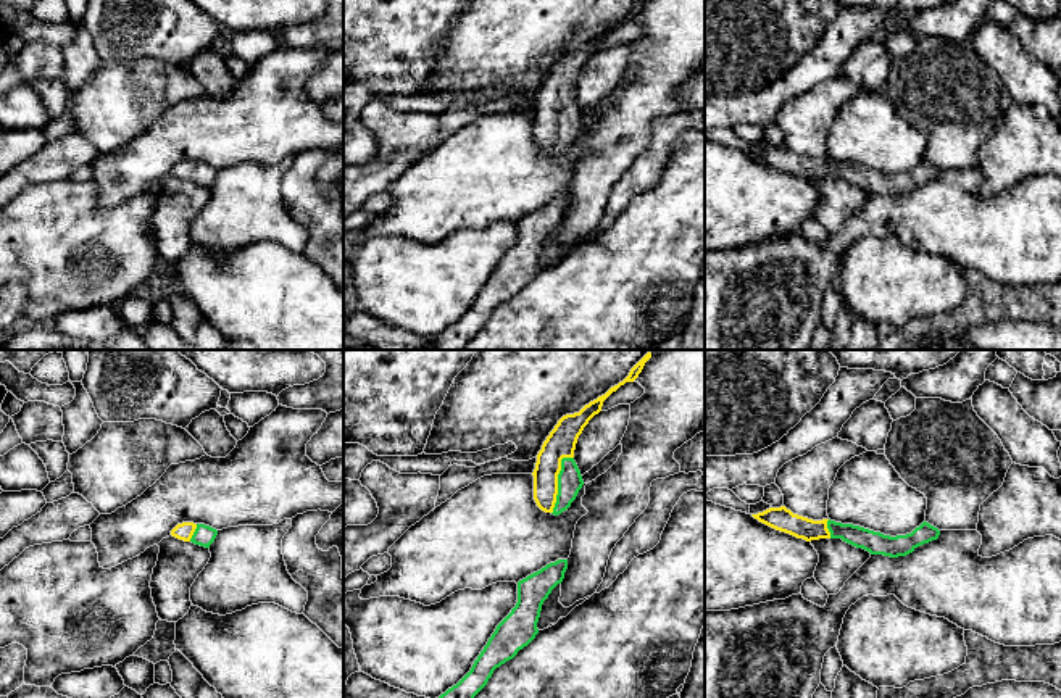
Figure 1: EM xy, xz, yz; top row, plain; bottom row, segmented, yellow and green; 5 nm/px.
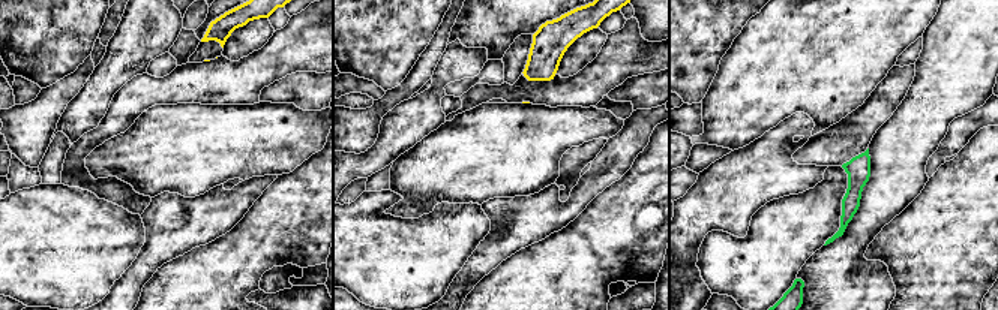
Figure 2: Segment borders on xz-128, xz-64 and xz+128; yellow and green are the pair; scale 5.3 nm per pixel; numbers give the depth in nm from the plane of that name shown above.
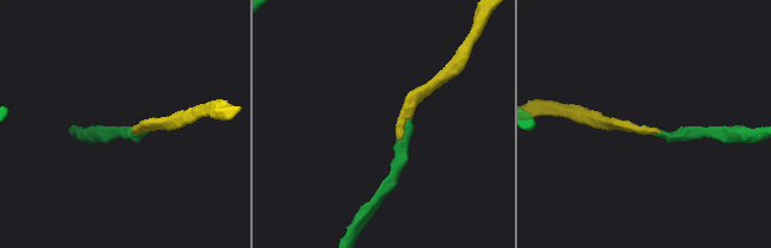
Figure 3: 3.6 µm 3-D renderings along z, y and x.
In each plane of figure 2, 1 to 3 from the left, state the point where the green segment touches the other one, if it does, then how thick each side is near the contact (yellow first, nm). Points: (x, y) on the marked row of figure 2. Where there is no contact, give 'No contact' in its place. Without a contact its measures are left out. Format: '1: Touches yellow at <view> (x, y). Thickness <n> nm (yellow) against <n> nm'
1: No contact
2: No contact
3: No contact

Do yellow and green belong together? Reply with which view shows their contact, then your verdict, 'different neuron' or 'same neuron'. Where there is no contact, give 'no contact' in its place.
contact in xz; same neuron

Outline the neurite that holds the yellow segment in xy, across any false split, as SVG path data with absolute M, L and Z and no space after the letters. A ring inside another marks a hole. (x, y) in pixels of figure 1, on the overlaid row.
M182 522L171 530L171 535L179 540L210 548L218 535L218 530L205 524Z

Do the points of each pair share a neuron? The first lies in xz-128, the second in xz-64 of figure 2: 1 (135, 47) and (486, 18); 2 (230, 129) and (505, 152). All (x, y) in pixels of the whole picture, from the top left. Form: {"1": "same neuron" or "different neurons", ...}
{"1": "different neurons", "2": "same neuron"}

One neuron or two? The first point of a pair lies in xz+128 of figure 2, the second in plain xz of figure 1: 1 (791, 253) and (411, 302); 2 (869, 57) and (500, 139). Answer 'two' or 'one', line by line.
1: one
2: two

